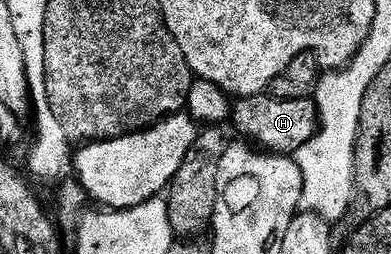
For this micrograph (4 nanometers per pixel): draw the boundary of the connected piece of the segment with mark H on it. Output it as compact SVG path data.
M270 93L245 95L235 100L230 119L232 123L236 122L245 140L259 145L265 152L278 155L291 156L320 130L320 110L316 108L315 98L286 101Z

